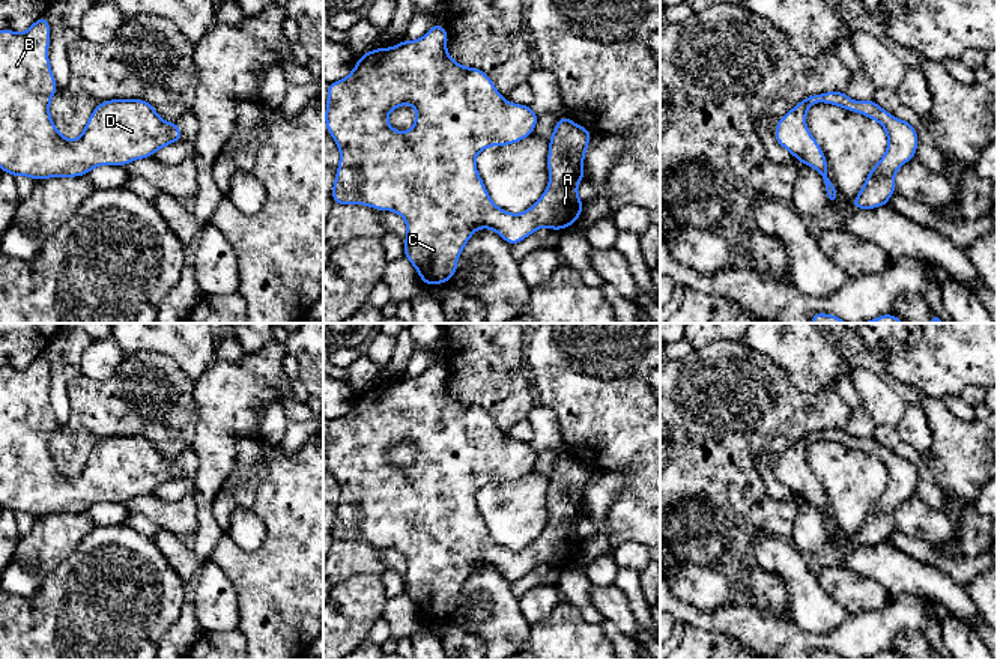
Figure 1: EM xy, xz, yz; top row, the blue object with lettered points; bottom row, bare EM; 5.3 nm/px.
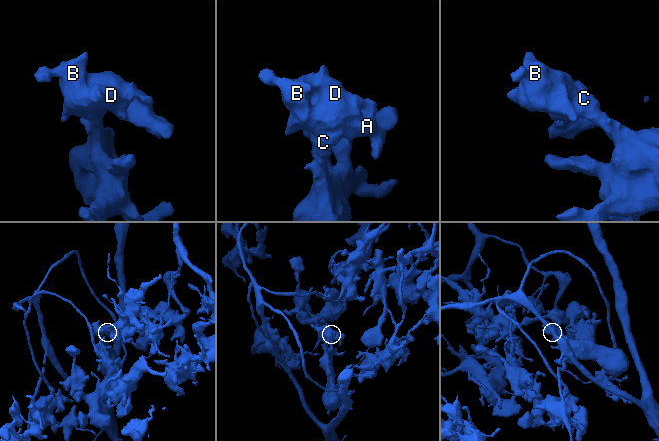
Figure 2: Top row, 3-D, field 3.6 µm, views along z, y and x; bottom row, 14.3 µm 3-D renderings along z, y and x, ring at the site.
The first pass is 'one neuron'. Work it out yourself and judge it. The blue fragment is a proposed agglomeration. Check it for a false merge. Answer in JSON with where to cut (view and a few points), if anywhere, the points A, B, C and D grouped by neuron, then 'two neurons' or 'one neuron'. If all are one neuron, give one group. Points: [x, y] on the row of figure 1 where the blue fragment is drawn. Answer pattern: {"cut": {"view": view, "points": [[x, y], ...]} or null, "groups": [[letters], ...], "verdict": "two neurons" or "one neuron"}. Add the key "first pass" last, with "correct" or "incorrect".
{"cut": null, "groups": [["A", "B", "C", "D"]], "verdict": "one neuron", "first pass": "correct"}

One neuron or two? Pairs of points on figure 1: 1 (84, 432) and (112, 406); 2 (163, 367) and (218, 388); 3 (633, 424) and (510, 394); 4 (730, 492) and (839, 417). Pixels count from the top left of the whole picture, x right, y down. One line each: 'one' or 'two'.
1: one
2: two
3: two
4: one

